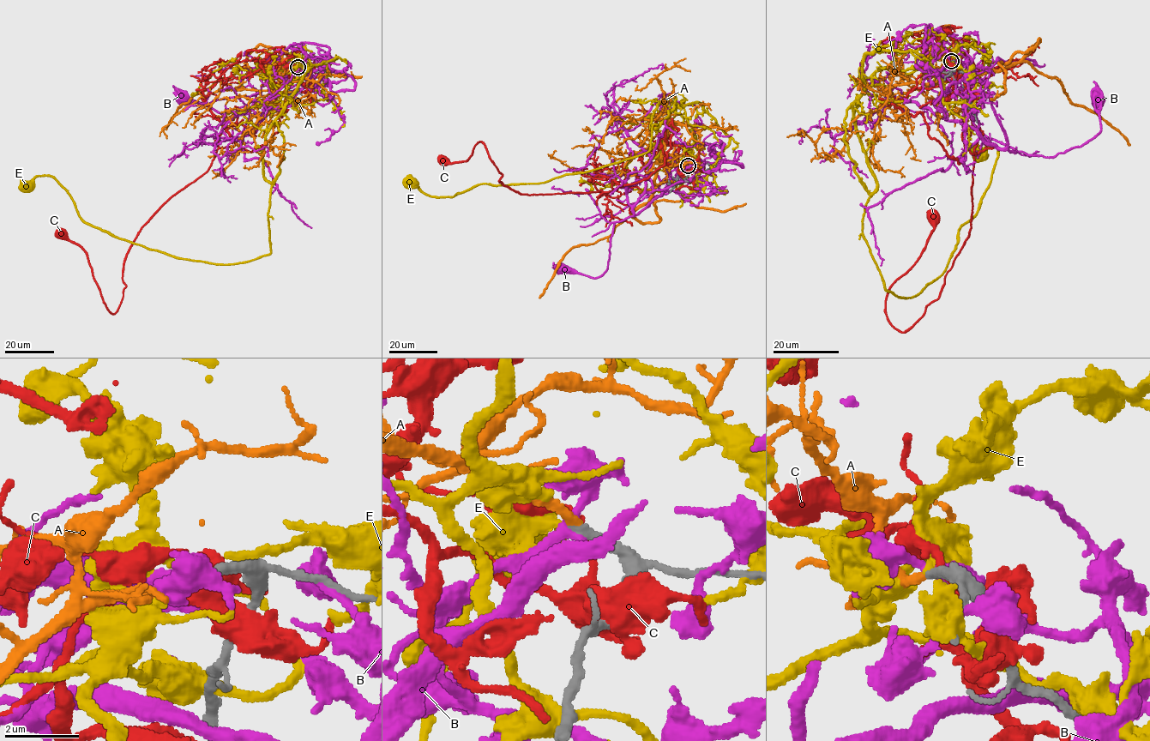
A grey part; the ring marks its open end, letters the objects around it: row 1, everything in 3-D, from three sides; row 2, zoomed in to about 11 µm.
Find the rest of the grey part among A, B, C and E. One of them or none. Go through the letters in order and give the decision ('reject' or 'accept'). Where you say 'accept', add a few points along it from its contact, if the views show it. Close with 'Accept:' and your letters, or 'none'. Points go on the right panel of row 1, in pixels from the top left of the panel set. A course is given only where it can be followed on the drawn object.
A: accept; it runs (951, 62), (943, 66), (943, 81), (998, 72), (1017, 64), (1038, 39), (998, 63), (1005, 91), (990, 99)
B: reject
C: reject
E: reject
Accept: A

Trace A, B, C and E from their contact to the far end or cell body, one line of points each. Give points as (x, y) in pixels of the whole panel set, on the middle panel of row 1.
A: (688, 165), (662, 161), (652, 198), (632, 216), (658, 221), (654, 203), (662, 200), (723, 211), (746, 203)
B: (688, 165), (679, 172), (680, 182), (690, 180), (643, 194), (633, 214), (615, 223), (602, 274), (559, 267)
C: (688, 165), (664, 159), (671, 119), (665, 163), (607, 192), (522, 195), (498, 181), (481, 141), (445, 161)
E: (688, 165), (694, 137), (669, 100), (653, 112), (647, 152), (623, 160), (452, 197), (427, 195), (413, 180)

